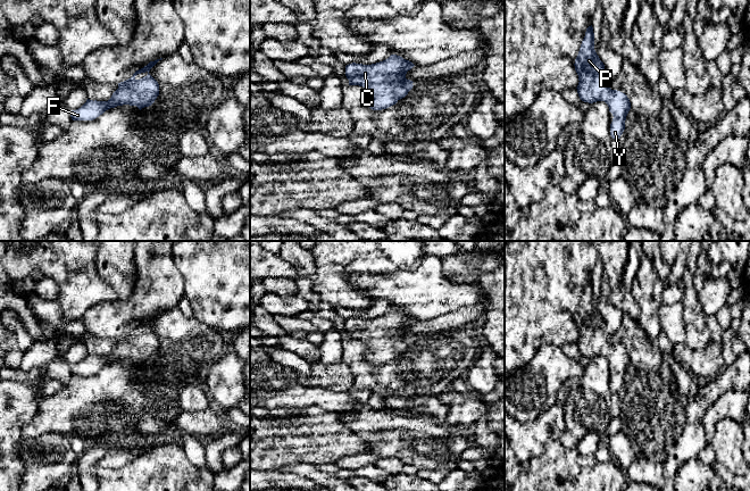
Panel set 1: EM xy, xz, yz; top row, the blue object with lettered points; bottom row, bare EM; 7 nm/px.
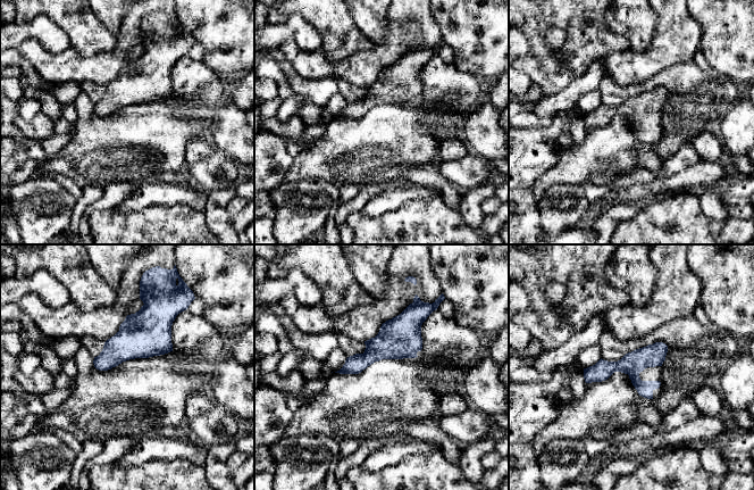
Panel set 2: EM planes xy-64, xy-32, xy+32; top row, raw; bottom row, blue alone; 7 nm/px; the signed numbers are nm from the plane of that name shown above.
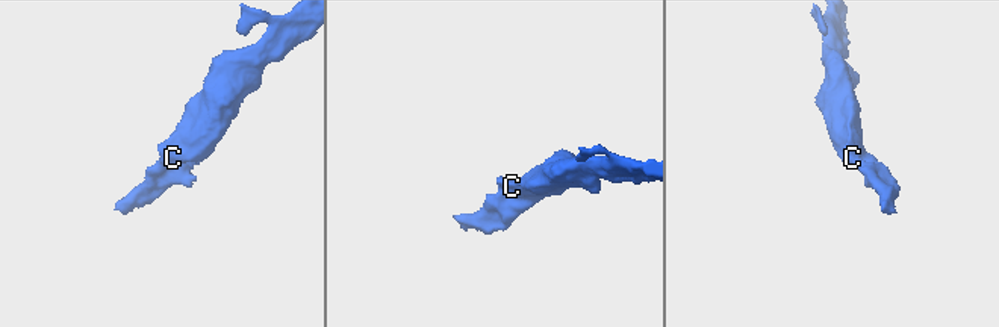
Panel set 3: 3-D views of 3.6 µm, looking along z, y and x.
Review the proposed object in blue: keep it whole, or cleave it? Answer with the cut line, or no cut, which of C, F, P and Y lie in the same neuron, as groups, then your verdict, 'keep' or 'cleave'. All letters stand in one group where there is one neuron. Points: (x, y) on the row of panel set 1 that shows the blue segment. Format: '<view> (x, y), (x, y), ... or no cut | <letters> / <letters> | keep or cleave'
no cut | C F P Y | keep

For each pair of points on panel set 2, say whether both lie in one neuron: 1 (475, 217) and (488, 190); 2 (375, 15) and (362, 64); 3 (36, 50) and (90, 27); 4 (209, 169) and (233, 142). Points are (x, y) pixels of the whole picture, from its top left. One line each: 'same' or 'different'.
1: same
2: different
3: different
4: different

